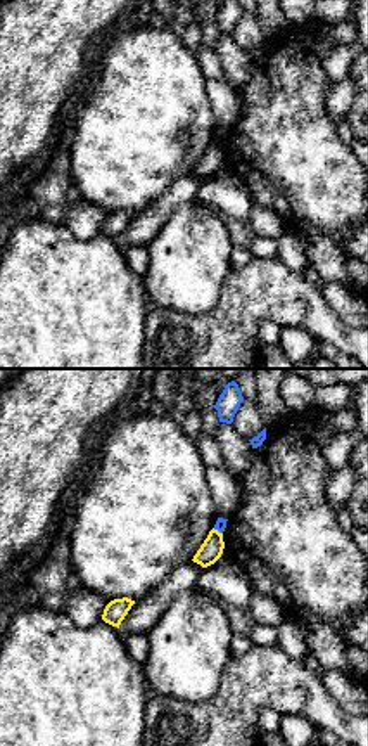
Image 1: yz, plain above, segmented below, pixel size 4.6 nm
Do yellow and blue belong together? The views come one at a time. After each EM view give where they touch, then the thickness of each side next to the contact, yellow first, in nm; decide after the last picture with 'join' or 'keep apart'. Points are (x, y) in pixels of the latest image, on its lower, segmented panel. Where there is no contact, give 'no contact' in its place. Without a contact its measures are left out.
meets yellow at (216, 530); 100 nm thick on the yellow side, 50 nm on the other

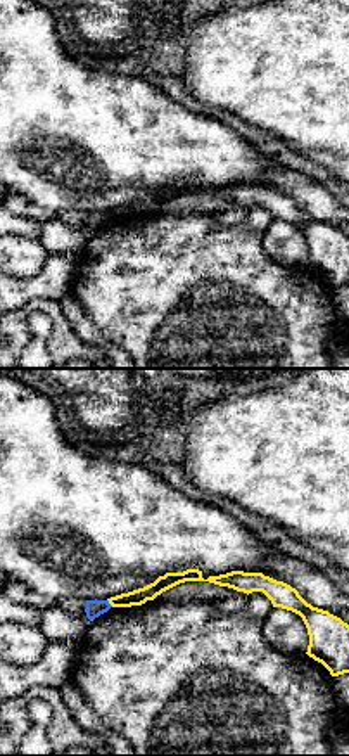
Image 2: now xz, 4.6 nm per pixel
meets yellow at (109, 602); 80 nm thick on the yellow side, 80 nm on the other

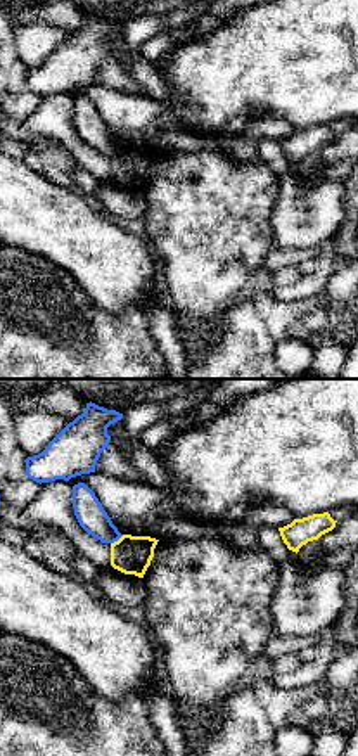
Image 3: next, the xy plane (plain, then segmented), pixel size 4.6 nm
meets yellow at (118, 540); 180 nm thick on the yellow side, 140 nm on the other

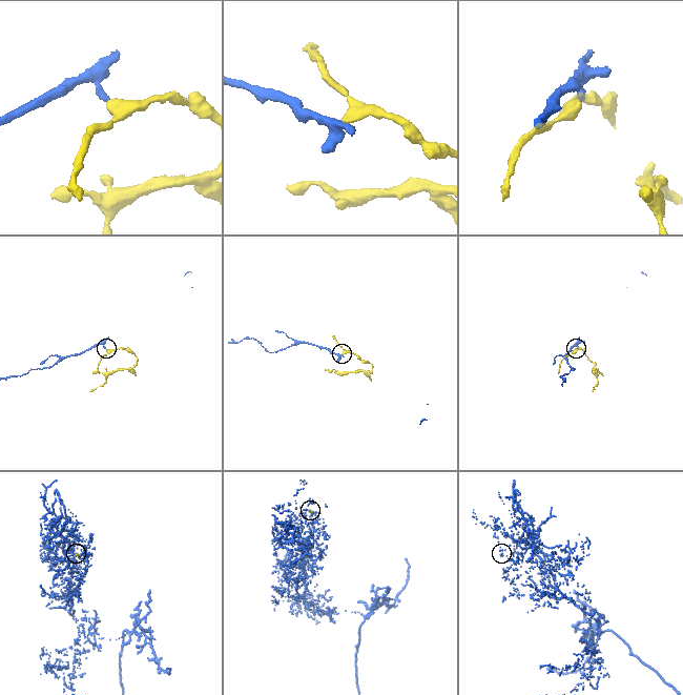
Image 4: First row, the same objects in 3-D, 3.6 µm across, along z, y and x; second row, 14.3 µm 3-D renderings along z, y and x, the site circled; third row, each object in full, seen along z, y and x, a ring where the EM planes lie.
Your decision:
keep apart

